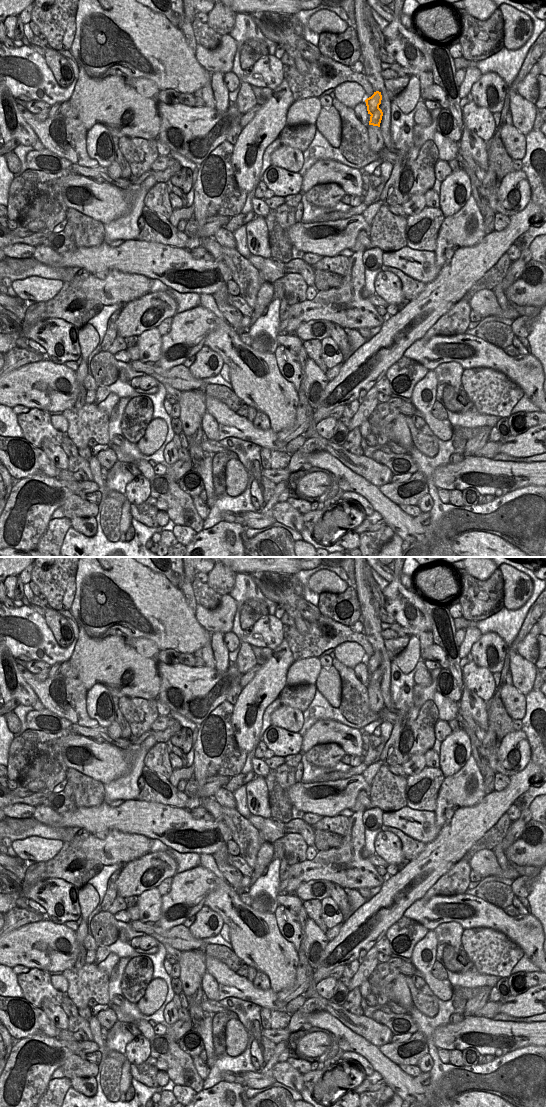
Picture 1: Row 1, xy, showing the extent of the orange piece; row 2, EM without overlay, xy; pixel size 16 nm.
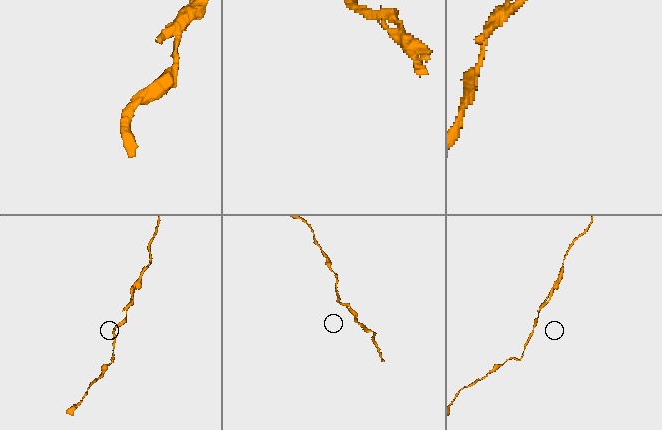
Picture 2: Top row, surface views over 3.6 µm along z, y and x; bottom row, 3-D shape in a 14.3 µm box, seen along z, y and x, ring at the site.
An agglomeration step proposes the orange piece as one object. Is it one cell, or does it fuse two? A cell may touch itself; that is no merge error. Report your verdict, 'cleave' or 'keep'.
cleave

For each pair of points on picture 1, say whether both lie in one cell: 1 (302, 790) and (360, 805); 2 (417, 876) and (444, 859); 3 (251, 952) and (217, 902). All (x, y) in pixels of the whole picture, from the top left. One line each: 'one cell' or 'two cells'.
1: two cells
2: one cell
3: one cell

